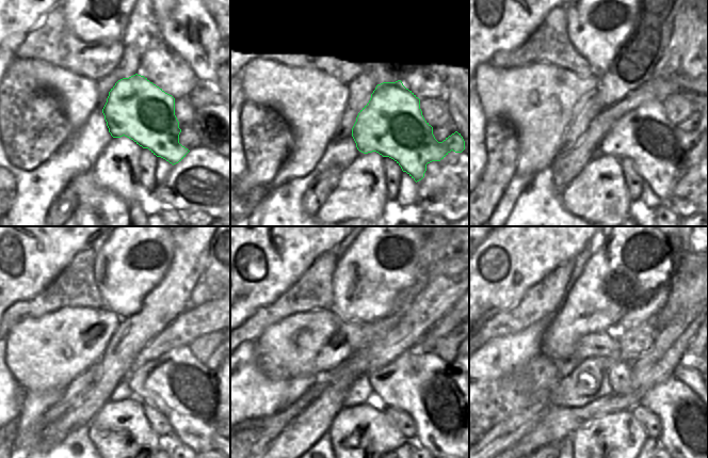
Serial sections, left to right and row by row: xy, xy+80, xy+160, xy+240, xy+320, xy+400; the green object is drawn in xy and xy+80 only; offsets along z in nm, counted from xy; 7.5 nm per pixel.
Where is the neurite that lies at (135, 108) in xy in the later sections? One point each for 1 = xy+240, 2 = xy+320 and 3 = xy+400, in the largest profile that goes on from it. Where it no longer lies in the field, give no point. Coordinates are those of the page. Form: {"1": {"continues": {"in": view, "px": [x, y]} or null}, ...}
{"1": {"continues": {"in": "xy+240", "px": [195, 399]}}, "2": {"continues": {"in": "xy+320", "px": [447, 405]}}, "3": {"continues": {"in": "xy+400", "px": [685, 405]}}}

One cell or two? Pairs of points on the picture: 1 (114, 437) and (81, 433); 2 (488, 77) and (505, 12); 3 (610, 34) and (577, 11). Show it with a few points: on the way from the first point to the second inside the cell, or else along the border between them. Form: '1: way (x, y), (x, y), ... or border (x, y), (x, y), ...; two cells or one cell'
1: border (86, 426), (86, 435), (95, 446); two cells
2: border (488, 61), (480, 64); two cells
3: way (601, 31), (596, 29), (585, 18); one cell

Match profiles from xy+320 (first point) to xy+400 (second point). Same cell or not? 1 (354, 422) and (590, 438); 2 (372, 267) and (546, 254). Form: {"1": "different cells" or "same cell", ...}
{"1": "same cell", "2": "different cells"}

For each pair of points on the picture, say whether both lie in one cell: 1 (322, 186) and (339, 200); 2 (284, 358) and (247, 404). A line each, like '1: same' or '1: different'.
1: different
2: different

